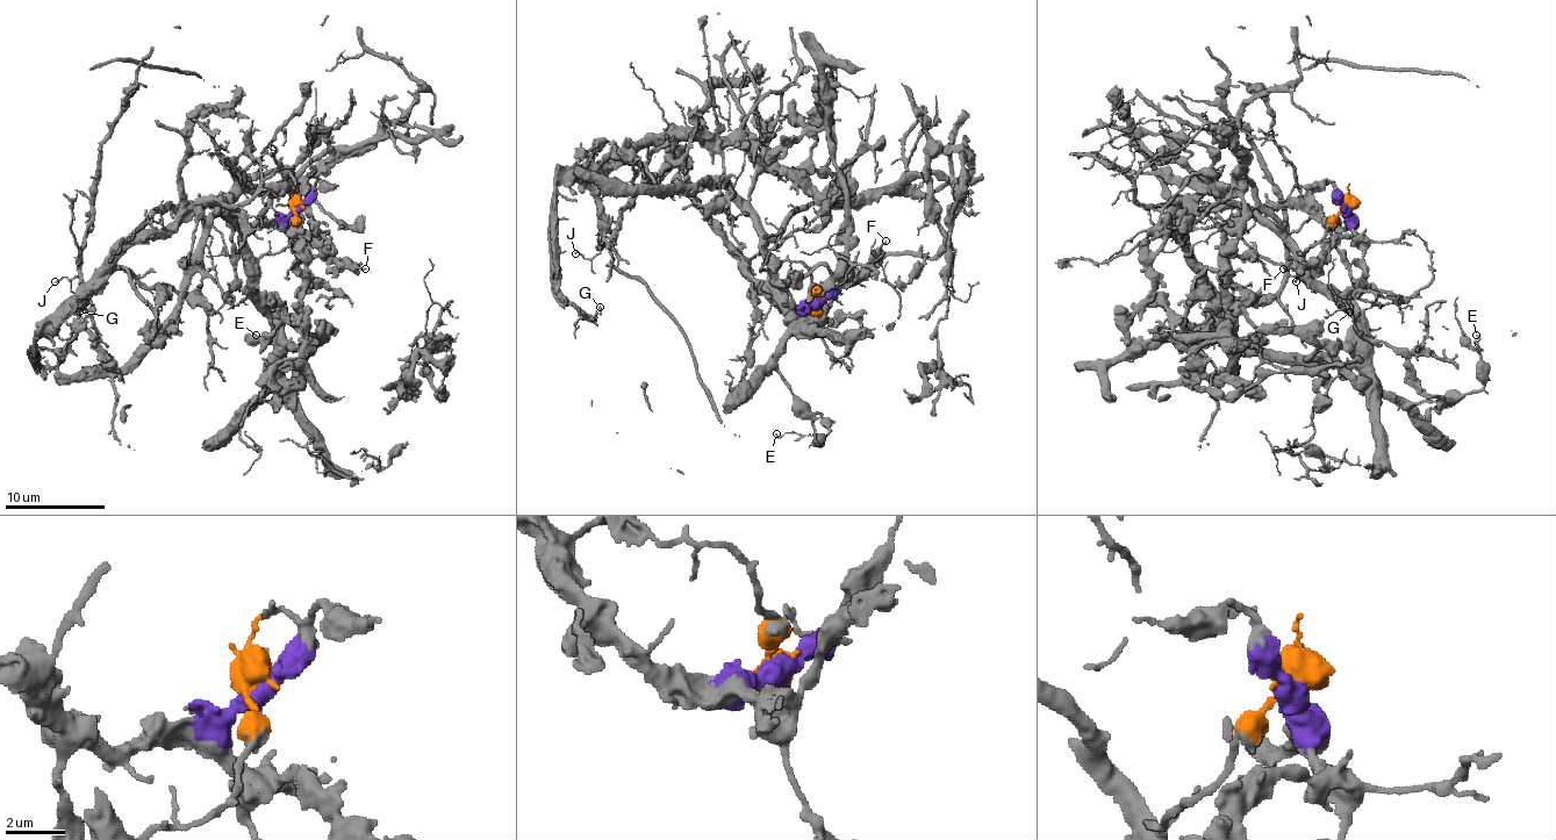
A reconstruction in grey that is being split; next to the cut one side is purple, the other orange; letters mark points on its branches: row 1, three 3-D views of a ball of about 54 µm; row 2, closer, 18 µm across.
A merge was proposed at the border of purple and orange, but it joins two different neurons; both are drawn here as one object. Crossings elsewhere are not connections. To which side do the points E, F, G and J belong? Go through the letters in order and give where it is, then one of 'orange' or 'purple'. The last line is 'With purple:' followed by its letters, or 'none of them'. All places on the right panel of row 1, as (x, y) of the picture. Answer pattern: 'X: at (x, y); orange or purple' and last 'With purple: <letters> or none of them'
E: at (1476, 335); orange
F: at (1283, 268); purple
G: at (1349, 311); purple
J: at (1296, 281); purple
With purple: F, G, J

